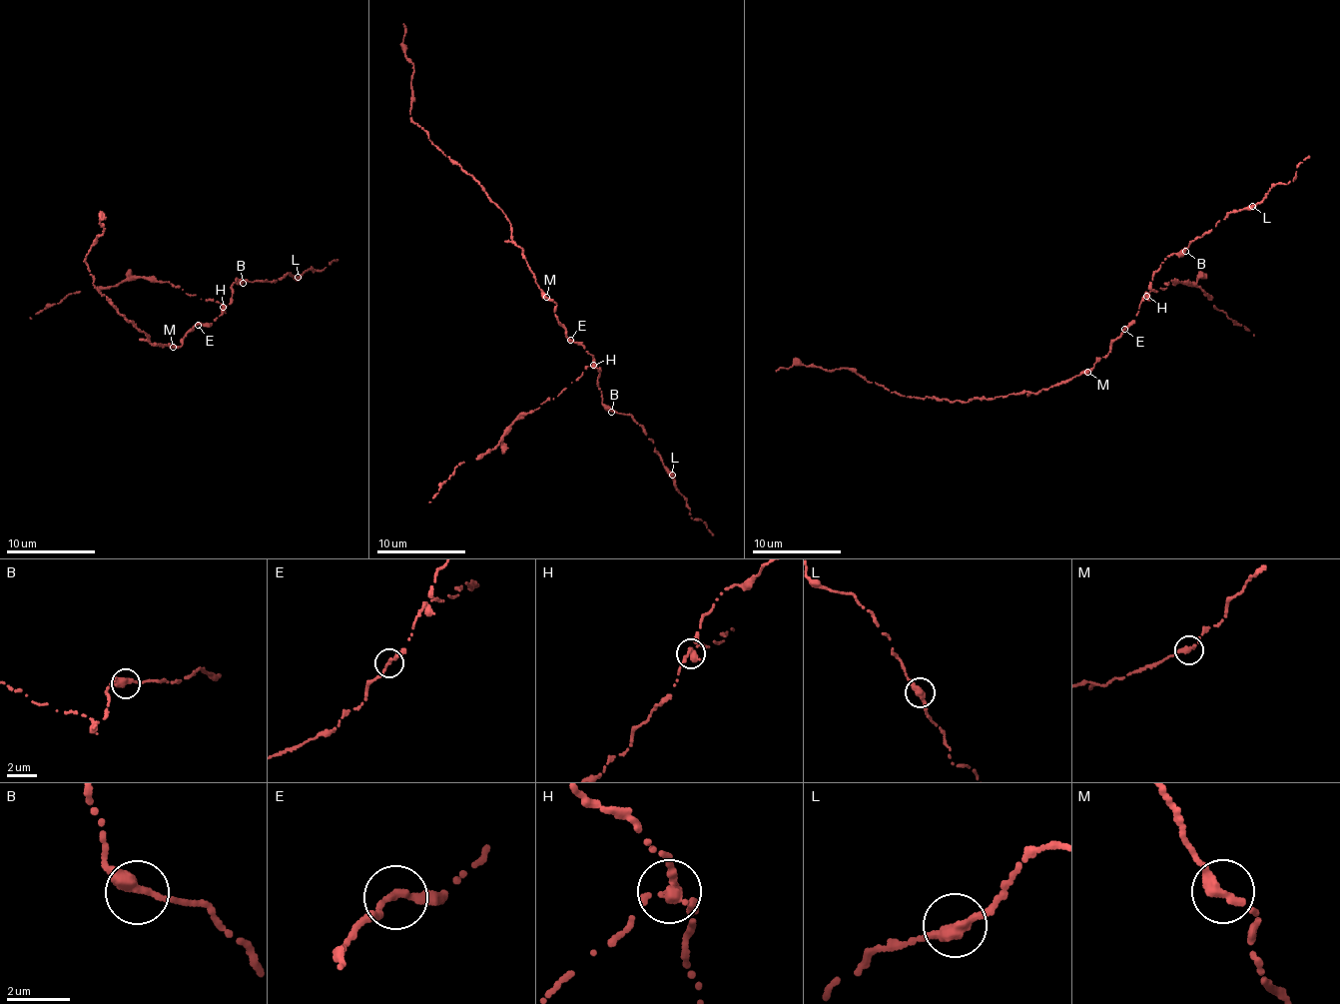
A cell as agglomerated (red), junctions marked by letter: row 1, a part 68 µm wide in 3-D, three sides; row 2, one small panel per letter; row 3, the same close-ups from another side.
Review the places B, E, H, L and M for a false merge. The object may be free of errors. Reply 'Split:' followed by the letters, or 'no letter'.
Split: H

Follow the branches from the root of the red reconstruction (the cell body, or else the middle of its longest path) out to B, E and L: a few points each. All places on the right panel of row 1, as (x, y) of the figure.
B: (1087, 370), (1108, 354), (1109, 346), (1134, 321), (1141, 298), (1149, 290), (1153, 274), (1165, 258), (1185, 251)
E: (1087, 370), (1108, 354), (1109, 346), (1124, 330)
L: (1087, 370), (1108, 354), (1109, 346), (1134, 321), (1153, 274), (1165, 258), (1209, 233), (1228, 213), (1252, 206)

